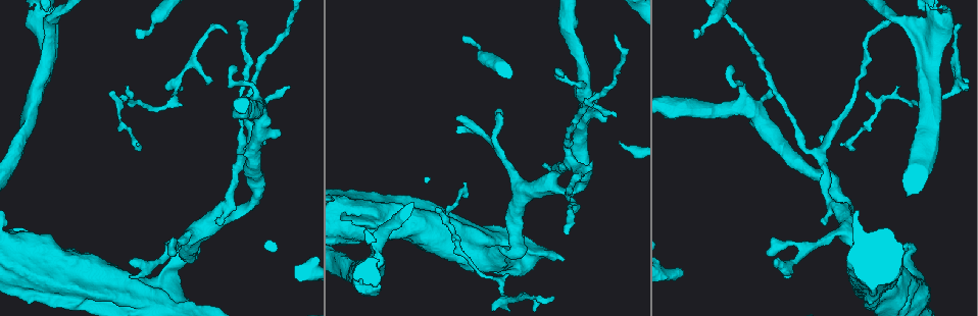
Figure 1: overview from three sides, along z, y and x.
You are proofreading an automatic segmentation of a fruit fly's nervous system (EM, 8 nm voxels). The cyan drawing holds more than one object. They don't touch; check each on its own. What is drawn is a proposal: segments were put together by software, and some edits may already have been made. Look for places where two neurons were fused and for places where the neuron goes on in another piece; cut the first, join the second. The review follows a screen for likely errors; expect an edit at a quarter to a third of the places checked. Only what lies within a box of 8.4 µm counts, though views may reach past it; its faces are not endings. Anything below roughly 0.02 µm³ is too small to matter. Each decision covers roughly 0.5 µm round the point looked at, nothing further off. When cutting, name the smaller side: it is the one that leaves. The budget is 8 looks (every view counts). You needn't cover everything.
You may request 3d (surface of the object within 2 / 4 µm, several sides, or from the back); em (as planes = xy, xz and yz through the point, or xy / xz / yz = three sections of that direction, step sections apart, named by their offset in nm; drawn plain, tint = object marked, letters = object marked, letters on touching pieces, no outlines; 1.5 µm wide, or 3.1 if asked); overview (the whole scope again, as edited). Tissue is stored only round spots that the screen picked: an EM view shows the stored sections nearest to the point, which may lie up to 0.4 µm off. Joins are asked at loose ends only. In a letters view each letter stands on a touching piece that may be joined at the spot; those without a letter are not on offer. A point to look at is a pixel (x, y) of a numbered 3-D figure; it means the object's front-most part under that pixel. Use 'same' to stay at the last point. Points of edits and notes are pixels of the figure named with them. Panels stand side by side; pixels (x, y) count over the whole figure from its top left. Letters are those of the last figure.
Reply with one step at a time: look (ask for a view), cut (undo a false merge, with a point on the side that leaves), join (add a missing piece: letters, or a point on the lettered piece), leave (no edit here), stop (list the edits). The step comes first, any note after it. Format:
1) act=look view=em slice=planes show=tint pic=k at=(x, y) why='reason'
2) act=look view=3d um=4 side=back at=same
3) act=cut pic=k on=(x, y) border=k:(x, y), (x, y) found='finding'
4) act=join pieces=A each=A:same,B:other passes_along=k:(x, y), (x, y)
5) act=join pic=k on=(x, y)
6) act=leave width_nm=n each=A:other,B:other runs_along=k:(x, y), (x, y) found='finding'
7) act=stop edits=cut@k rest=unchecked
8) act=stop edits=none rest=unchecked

act=look view=em slice=planes show=tint pic=1 at=(567, 158) why='three-way junction'

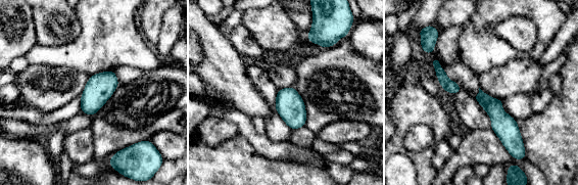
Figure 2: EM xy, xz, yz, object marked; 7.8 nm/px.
act=look view=em slice=planes show=letters at=same

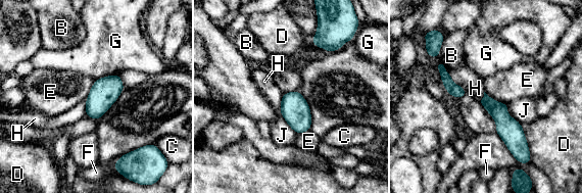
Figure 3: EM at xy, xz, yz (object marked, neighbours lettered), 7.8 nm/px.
act=leave width_nm=140 each=B:other,C:other,D:other,E:other,F:other,G:other,H:other,J:other border=3:(484, 92), (494, 99), (508, 104) found='one neuron here'

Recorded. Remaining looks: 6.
act=look view=em slice=xy step=8 show=letters pic=1 at=(130, 261) why='an open end'

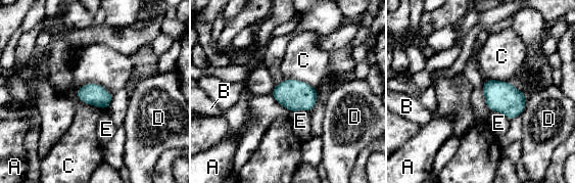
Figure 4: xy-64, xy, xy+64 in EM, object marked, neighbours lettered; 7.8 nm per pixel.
act=look view=em slice=planes show=letters at=same

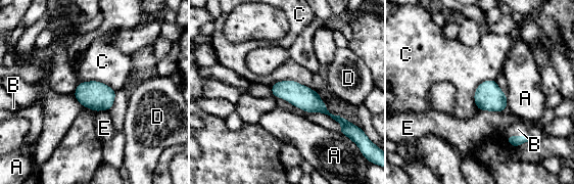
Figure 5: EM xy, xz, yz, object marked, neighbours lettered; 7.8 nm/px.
act=join pic=5 on=(518, 129) each=A:other,B:same,C:other,D:other,E:other passes_along=5:(515, 141), (517, 136), (518, 129) found='it goes on there'

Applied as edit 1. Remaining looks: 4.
act=look view=3d um=4 pic=1 at=(553, 299) why='branch stops here'

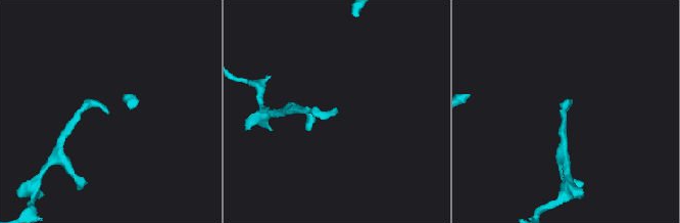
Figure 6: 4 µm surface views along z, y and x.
act=look view=em slice=planes show=letters pic=6 at=(337, 110)

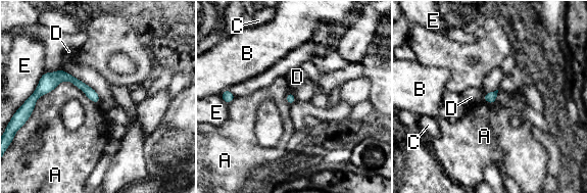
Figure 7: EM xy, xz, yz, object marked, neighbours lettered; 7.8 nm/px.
act=leave width_nm=80 each=A:other,B:other,C:other,D:other,E:other runs_along=7:(37, 93), (68, 77), (97, 99) found='no lettered piece goes on from it'

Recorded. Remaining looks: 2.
act=stop edits=join@5 rest=unchecked

